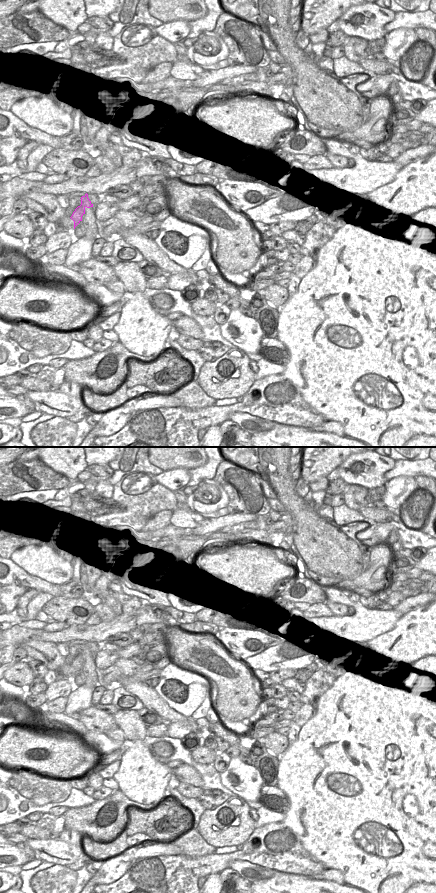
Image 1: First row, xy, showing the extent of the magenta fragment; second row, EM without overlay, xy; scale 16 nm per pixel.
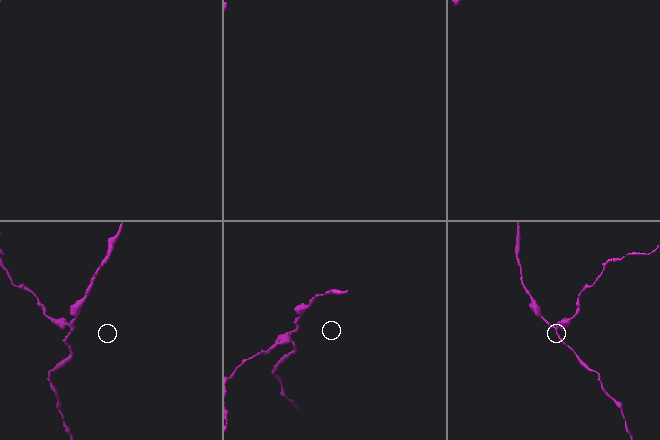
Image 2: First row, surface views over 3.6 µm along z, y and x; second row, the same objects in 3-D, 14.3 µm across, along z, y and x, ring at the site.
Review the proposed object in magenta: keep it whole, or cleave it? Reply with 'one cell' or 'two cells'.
two cells

